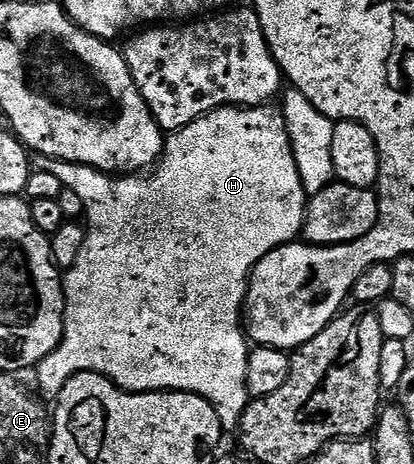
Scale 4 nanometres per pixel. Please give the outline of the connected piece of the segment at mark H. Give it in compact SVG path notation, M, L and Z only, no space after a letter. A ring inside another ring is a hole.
M267 104L264 106L222 106L218 110L208 112L182 130L173 131L165 139L161 159L149 176L115 176L97 170L94 166L82 166L78 162L63 162L60 158L43 157L40 166L41 169L52 172L52 176L60 176L63 187L78 193L80 200L84 200L86 209L84 222L88 229L84 248L76 264L64 274L66 332L61 344L43 362L38 363L36 367L37 389L47 399L54 400L61 394L64 384L68 384L73 374L94 370L97 374L113 380L121 390L128 390L131 394L183 390L189 394L204 396L216 408L222 421L223 431L237 431L238 424L242 420L242 413L252 401L248 392L248 356L252 346L243 326L246 287L250 285L250 273L253 272L256 263L264 260L264 256L268 256L268 252L295 241L303 233L306 225L308 195L300 178L283 111L277 105Z

